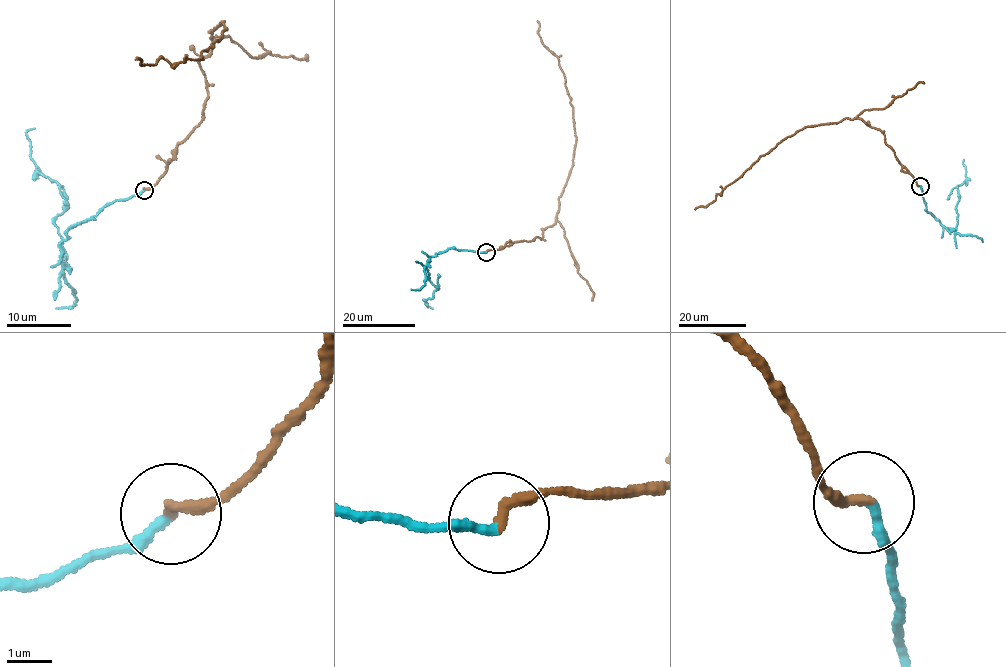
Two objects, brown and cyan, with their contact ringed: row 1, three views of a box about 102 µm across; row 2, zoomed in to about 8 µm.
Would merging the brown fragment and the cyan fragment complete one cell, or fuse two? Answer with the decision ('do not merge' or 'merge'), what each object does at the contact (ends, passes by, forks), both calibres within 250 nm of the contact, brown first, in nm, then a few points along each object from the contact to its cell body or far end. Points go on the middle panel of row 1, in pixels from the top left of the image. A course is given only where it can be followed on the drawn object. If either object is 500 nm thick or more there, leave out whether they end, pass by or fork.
do not merge; brown ends there; cyan ends there; 260 nm thick on the brown side, 200 nm on the other; brown runs (486, 252), (541, 239), (555, 223), (573, 162), (570, 96), (536, 21); cyan runs (486, 252), (452, 248), (430, 257), (426, 267), (429, 280), (439, 289), (426, 301), (433, 309)

